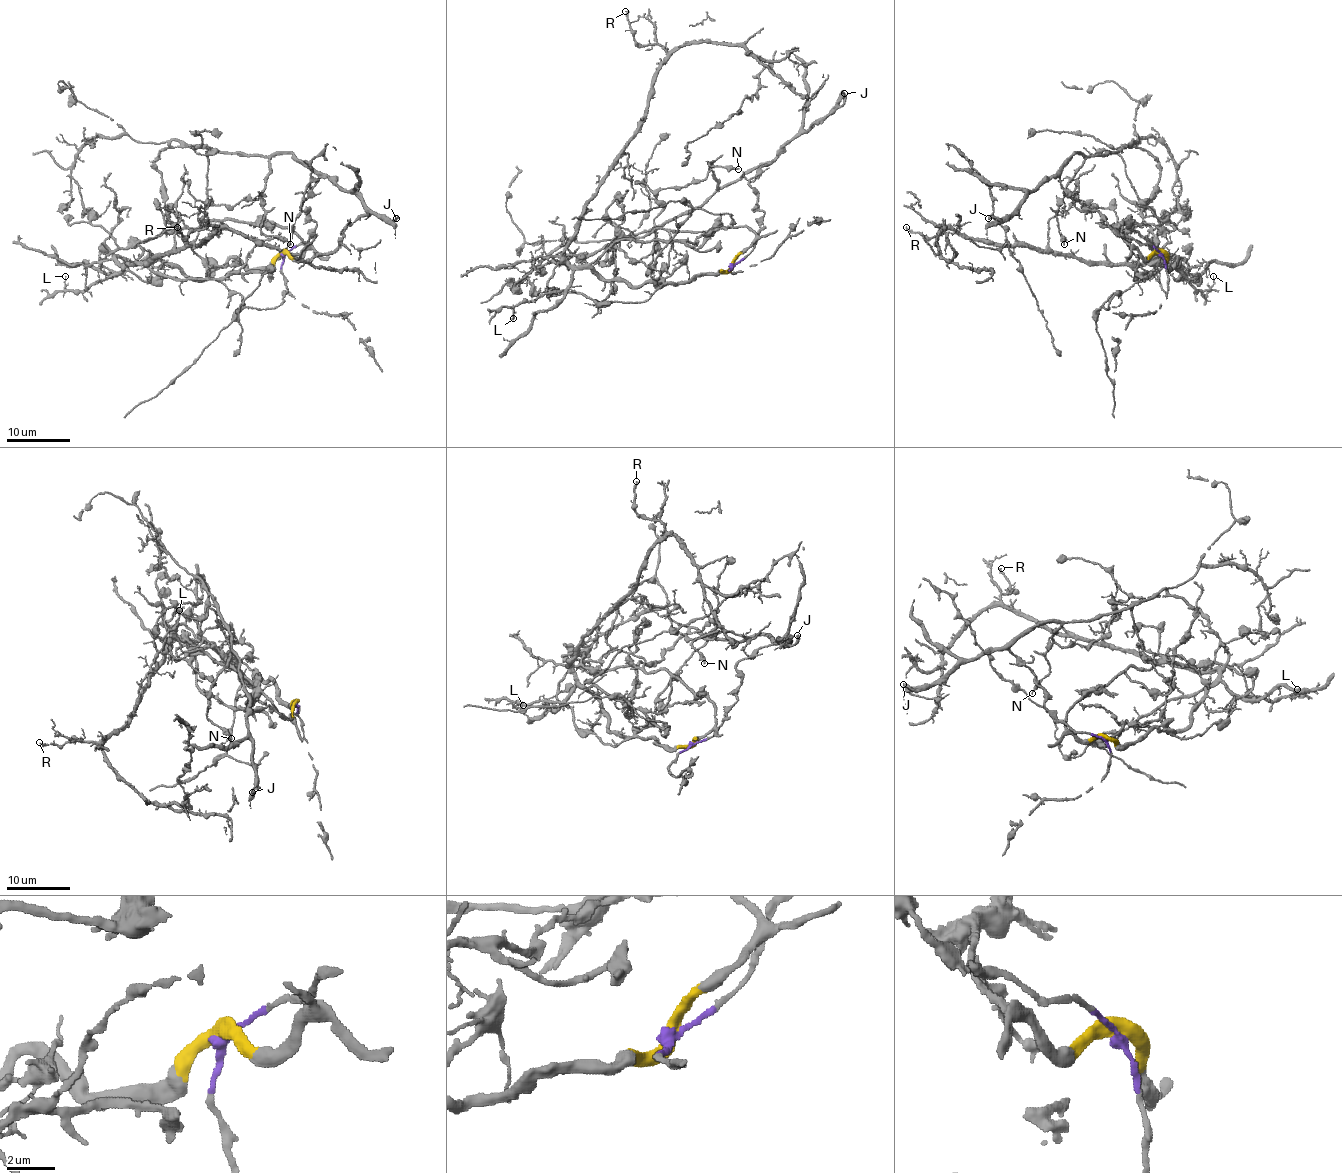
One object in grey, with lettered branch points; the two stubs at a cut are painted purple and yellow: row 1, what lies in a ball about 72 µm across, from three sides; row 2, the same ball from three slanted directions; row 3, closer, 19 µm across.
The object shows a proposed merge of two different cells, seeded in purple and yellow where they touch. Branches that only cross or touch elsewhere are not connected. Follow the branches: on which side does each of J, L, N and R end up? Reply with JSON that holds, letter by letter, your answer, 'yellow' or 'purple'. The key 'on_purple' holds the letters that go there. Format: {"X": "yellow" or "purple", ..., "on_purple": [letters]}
{"J": "purple", "L": "yellow", "N": "purple", "R": "yellow", "on_purple": ["J", "N"]}

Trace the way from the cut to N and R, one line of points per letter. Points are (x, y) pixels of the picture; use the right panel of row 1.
N: (1160, 254), (1123, 238), (1096, 211), (1075, 206), (1059, 171), (1079, 153), (1083, 164), (1056, 214), (1064, 244)
R: (1160, 254), (1170, 268), (1178, 258), (1181, 276), (1173, 257), (1090, 263), (940, 226), (925, 238), (906, 226)

